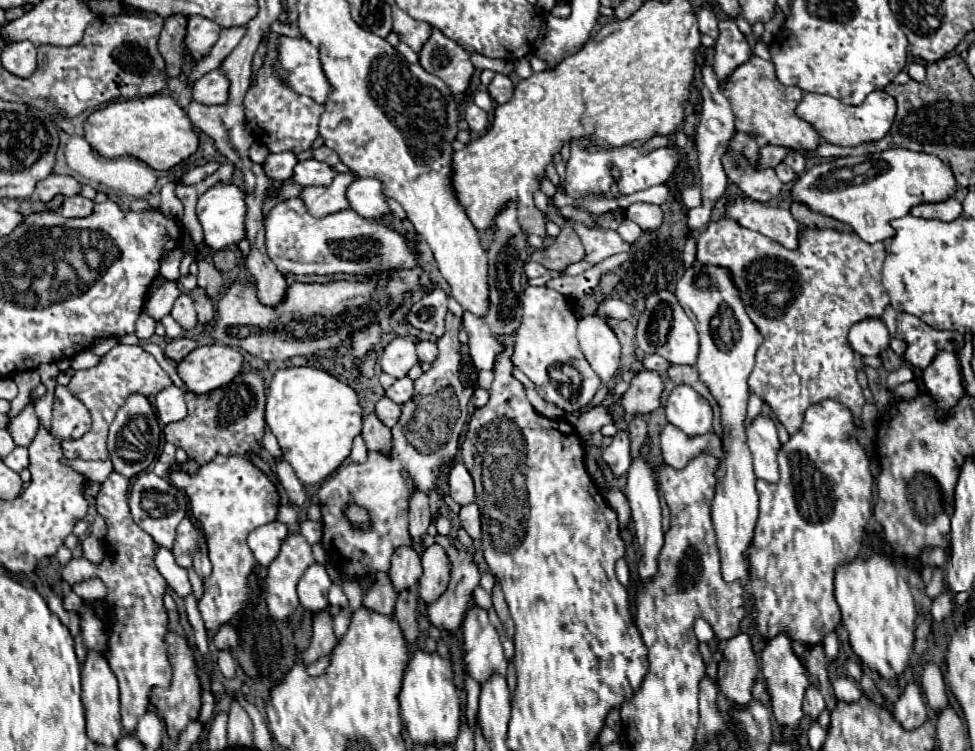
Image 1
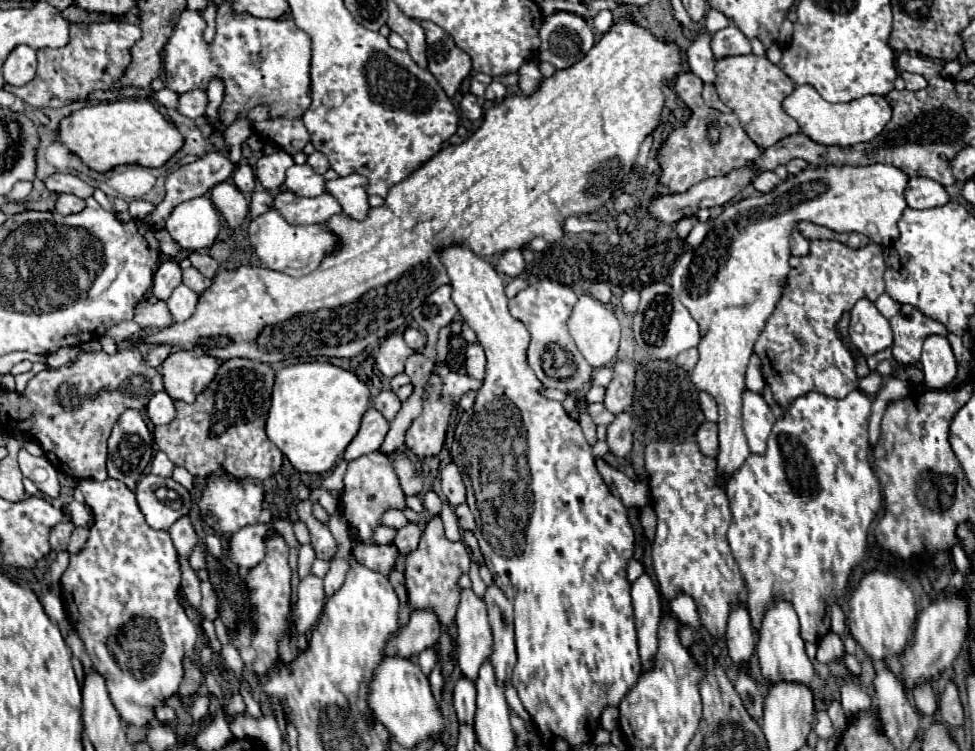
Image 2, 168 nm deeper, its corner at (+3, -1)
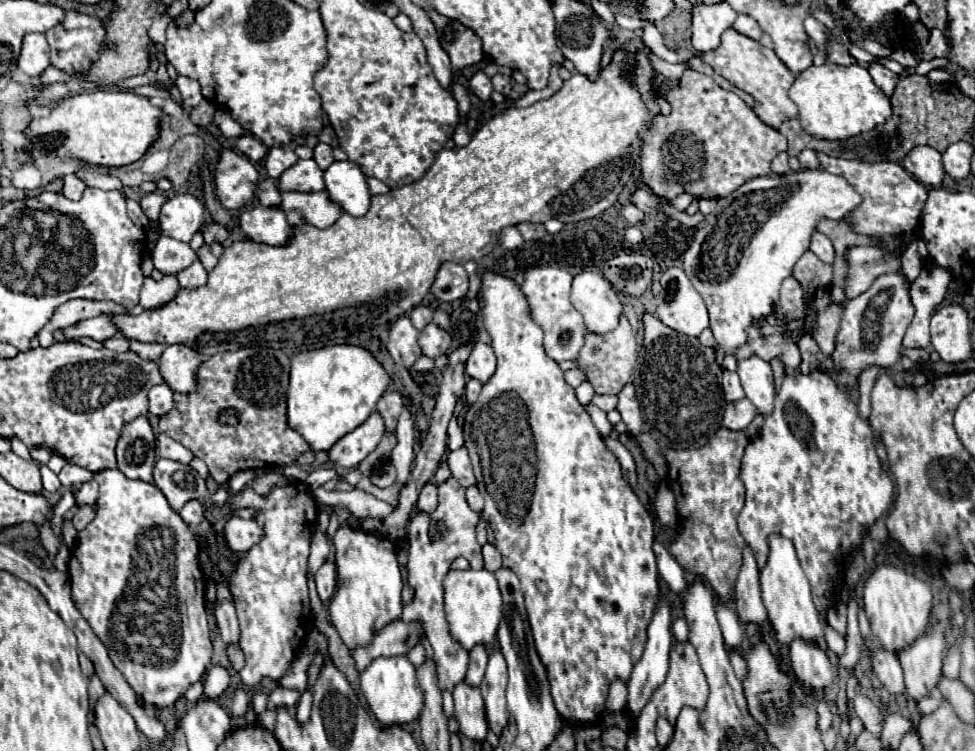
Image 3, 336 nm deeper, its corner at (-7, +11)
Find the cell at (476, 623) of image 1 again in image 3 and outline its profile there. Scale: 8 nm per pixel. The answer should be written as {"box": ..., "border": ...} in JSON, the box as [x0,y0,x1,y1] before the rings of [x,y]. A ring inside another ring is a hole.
{"box":[445,570,501,650],"border":[[[449,570],[445,578],[445,612],[451,634],[463,648],[471,650],[477,644],[489,646],[495,642],[497,626],[501,620],[501,594],[497,580],[489,570]]]}

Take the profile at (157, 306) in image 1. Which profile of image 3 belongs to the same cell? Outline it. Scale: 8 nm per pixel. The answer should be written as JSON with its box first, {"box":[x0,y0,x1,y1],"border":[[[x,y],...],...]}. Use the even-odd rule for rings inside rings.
{"box":[151,236,197,276],"border":[[[161,236],[155,244],[155,250],[151,254],[155,268],[165,274],[165,276],[175,276],[181,270],[189,268],[195,260],[197,254],[191,250],[191,246],[187,242],[169,238],[169,236]]]}

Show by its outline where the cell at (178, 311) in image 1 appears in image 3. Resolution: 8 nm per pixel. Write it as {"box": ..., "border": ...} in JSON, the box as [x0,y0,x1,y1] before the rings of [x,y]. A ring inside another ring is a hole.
{"box":[177,260,207,290],"border":[[[195,260],[187,270],[183,270],[183,272],[177,274],[177,280],[179,280],[181,288],[185,288],[185,290],[197,290],[197,288],[205,286],[207,272],[205,272],[203,264],[199,260]]]}

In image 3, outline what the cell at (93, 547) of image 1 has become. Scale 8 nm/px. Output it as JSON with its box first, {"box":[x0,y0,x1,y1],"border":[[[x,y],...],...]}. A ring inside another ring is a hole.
{"box":[73,504,95,532],"border":[[[85,504],[85,506],[81,506],[79,512],[73,516],[73,526],[77,528],[77,532],[81,532],[93,518],[95,518],[95,506]]]}

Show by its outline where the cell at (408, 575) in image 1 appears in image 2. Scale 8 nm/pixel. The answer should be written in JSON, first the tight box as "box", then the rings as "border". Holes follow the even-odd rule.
{"box":[395,522,423,554],"border":[[[409,522],[405,526],[401,526],[397,530],[397,536],[395,536],[395,546],[399,548],[401,554],[407,554],[407,550],[415,550],[415,546],[419,544],[419,536],[423,532],[423,526],[421,524],[415,524],[415,522]]]}

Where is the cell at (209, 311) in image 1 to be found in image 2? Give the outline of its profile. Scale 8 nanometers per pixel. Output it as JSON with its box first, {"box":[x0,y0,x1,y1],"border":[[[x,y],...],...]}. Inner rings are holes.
{"box":[183,268,211,294],"border":[[[187,268],[183,270],[183,282],[191,288],[191,290],[197,290],[199,294],[211,284],[211,278],[207,278],[205,274],[201,274],[197,268]]]}

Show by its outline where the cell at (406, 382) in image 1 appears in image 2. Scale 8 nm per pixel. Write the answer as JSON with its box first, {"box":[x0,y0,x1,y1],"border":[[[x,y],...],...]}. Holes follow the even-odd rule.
{"box":[373,390,401,420],"border":[[[383,390],[375,400],[373,400],[373,406],[387,418],[387,420],[393,420],[401,408],[401,402],[399,398],[395,396],[395,392],[391,390]]]}

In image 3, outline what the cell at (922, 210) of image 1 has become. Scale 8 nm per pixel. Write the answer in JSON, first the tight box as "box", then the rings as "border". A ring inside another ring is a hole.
{"box":[901,146,945,188],"border":[[[929,146],[913,148],[901,164],[915,180],[929,188],[937,188],[943,184],[945,168],[941,166],[941,154]]]}

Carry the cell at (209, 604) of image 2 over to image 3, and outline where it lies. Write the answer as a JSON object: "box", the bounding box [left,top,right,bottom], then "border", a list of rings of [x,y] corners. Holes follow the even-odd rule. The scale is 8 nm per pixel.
{"box":[215,600,239,644],"border":[[[223,600],[215,608],[215,618],[217,618],[217,628],[221,632],[221,638],[225,644],[237,642],[239,640],[239,622],[235,614],[235,606],[231,600]]]}

